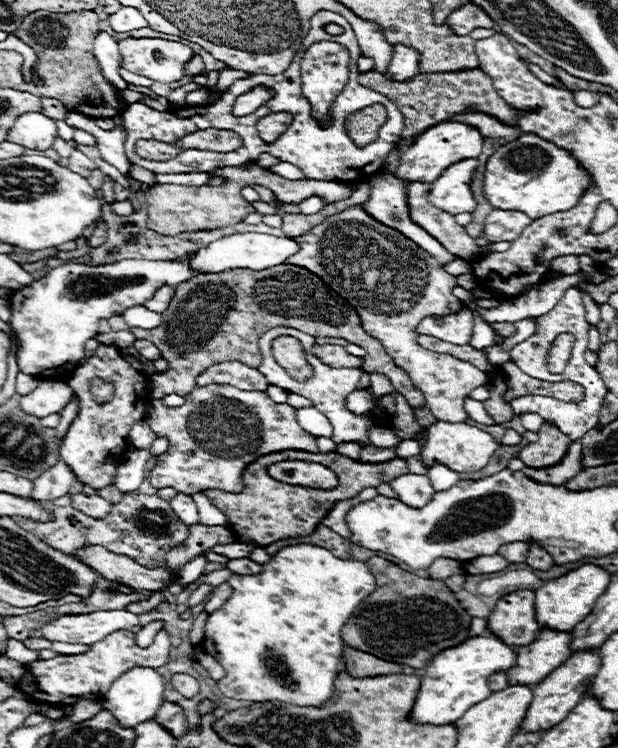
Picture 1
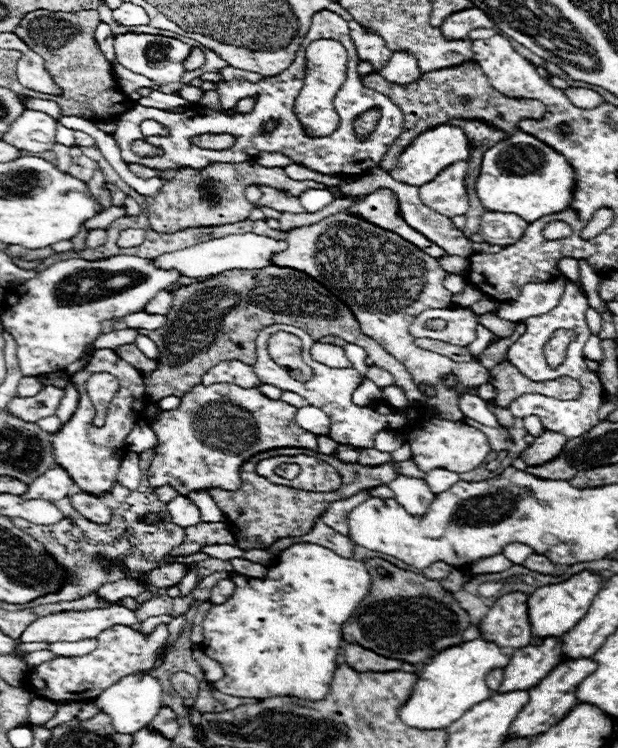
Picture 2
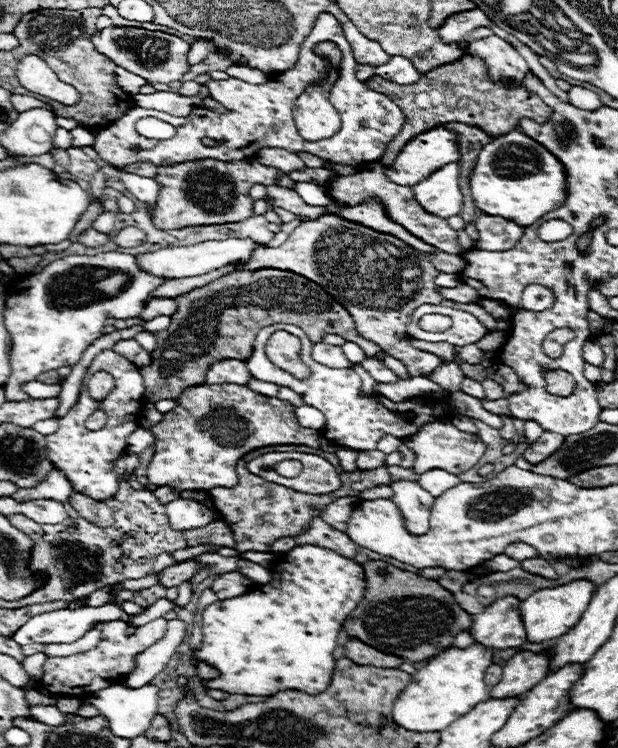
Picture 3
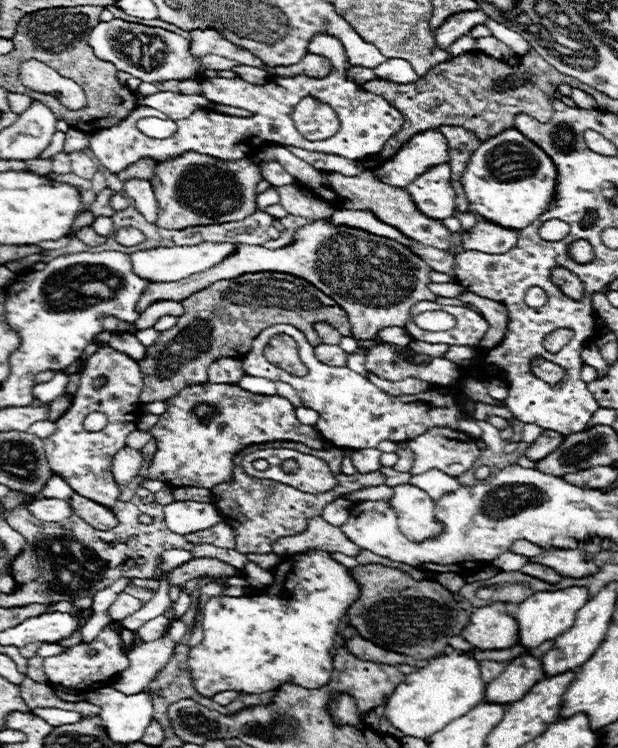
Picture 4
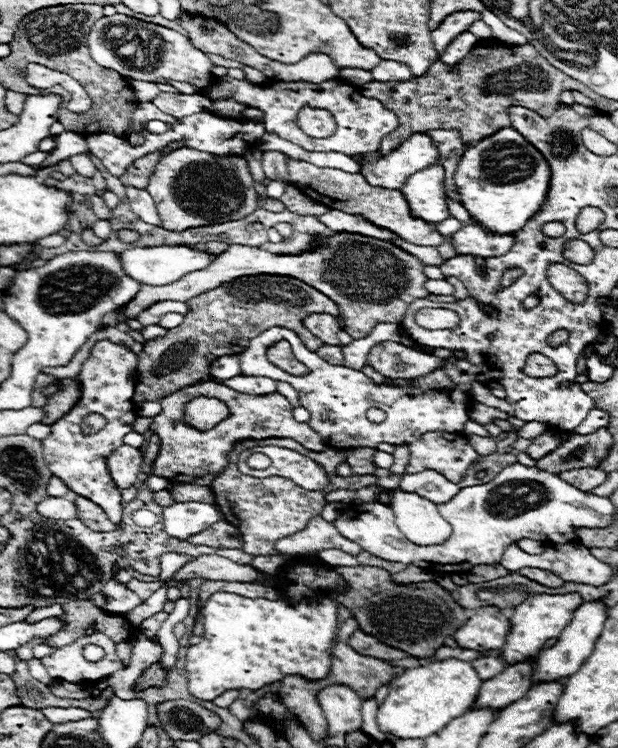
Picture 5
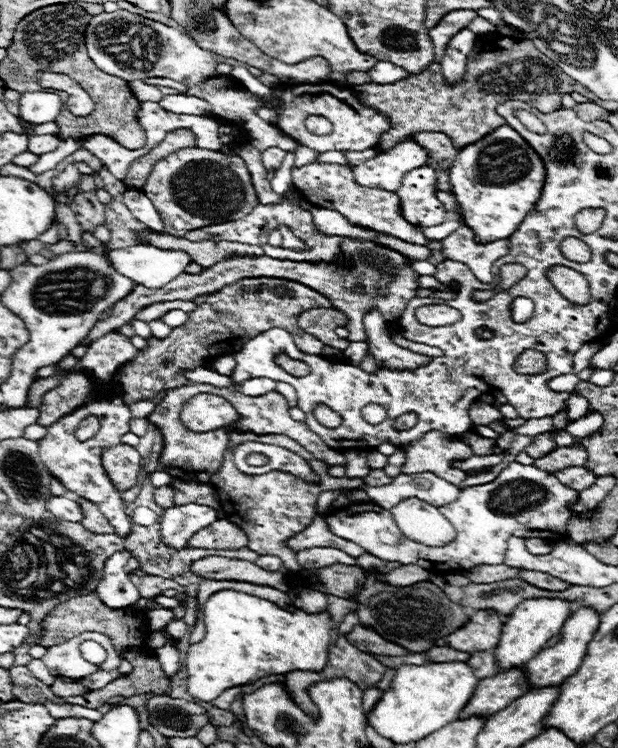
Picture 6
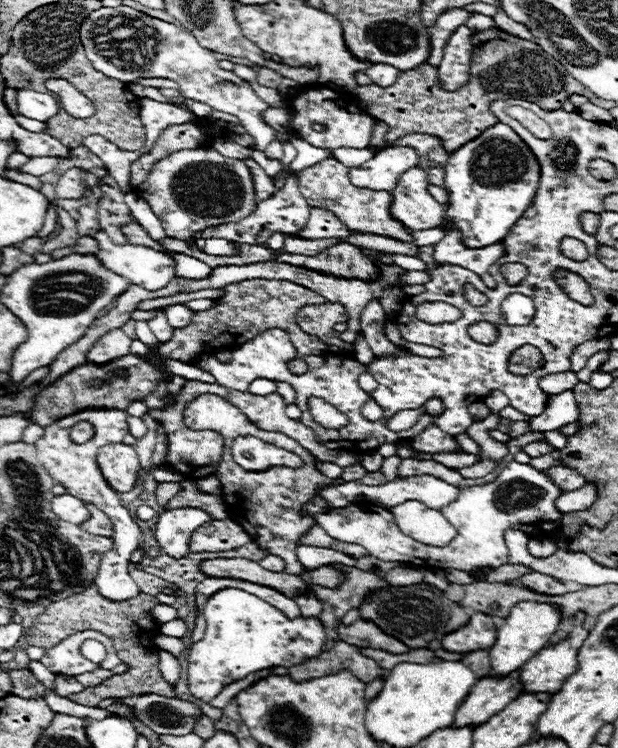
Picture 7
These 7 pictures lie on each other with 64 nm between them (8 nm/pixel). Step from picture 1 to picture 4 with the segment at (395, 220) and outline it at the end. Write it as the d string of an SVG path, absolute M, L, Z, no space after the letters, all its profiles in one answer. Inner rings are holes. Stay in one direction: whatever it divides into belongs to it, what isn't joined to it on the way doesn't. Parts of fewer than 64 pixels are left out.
M336 210L330 216L330 222L332 224L350 224L352 228L366 228L366 232L374 232L378 236L390 236L392 240L398 240L406 246L414 246L414 240L406 238L402 232L398 232L398 228L378 220L376 214L372 214L370 210Z

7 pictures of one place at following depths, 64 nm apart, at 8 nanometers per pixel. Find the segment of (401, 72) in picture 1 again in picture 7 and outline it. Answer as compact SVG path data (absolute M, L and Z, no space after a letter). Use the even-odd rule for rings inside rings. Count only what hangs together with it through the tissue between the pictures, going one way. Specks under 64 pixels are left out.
M374 64L366 70L366 74L372 78L374 84L378 86L390 86L394 84L394 80L398 80L398 68L390 66L390 64Z

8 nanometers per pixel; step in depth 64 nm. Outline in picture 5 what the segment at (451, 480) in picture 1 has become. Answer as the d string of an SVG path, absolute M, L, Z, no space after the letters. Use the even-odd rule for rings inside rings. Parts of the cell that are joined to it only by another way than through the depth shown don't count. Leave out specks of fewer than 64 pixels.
M426 470L420 474L404 474L400 488L406 488L406 492L418 492L428 500L434 500L436 504L450 500L460 490L458 484L446 480L446 476L442 476L436 470Z

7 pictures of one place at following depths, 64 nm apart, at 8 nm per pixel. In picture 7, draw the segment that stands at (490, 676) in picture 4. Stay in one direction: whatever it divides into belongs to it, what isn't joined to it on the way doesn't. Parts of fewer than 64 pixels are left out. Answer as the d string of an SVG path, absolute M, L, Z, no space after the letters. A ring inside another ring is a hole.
M476 650L472 654L466 654L462 658L462 662L478 676L478 678L484 678L484 676L490 676L490 656L488 656L488 650Z

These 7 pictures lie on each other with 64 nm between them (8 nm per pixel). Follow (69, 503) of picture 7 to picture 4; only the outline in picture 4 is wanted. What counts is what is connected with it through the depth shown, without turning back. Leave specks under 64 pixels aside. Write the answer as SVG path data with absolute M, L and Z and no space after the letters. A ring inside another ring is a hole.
M40 498L28 504L28 510L34 518L42 522L58 522L72 516L72 508L66 500L54 500L54 498Z

